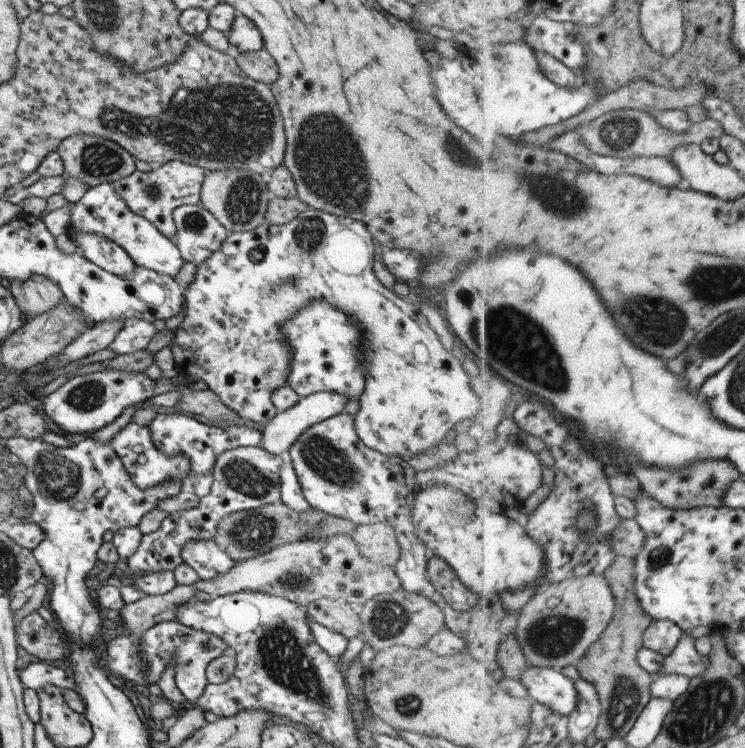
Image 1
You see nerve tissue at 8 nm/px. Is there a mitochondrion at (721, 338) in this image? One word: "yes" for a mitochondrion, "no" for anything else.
yes

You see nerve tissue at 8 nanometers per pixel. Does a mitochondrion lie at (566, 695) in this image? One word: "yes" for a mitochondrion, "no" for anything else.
no

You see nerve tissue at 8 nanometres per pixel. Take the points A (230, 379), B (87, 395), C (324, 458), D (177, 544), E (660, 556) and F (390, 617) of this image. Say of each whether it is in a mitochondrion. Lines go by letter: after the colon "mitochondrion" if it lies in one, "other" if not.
A: other
B: mitochondrion
C: mitochondrion
D: other
E: mitochondrion
F: mitochondrion

